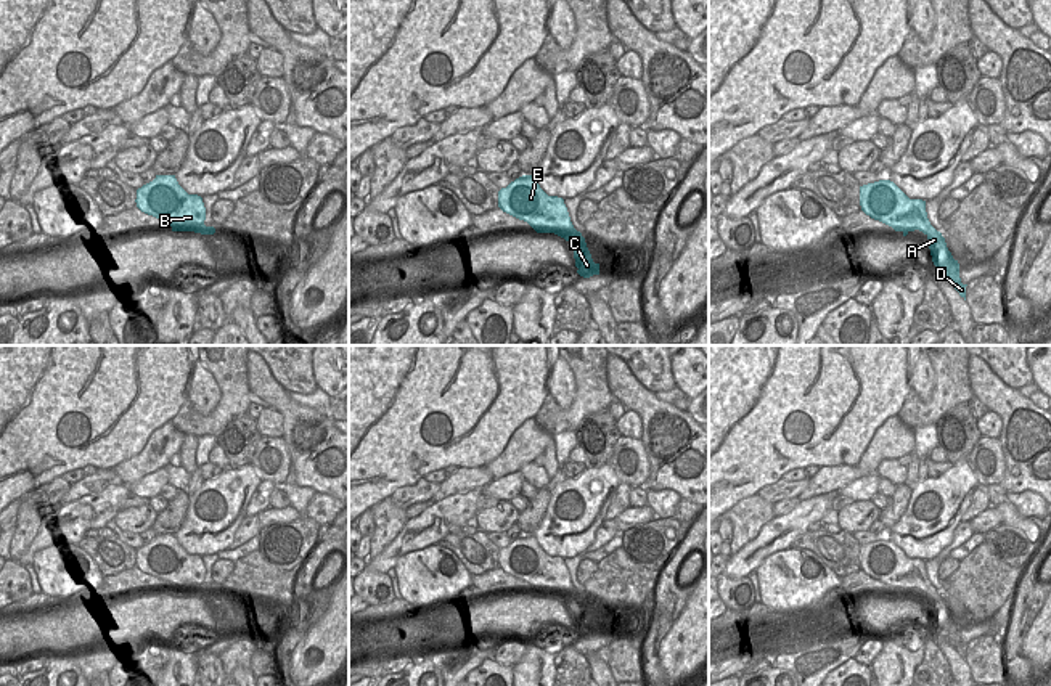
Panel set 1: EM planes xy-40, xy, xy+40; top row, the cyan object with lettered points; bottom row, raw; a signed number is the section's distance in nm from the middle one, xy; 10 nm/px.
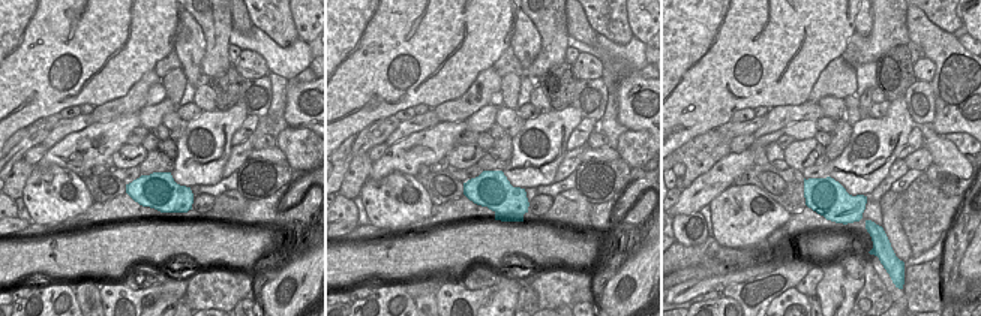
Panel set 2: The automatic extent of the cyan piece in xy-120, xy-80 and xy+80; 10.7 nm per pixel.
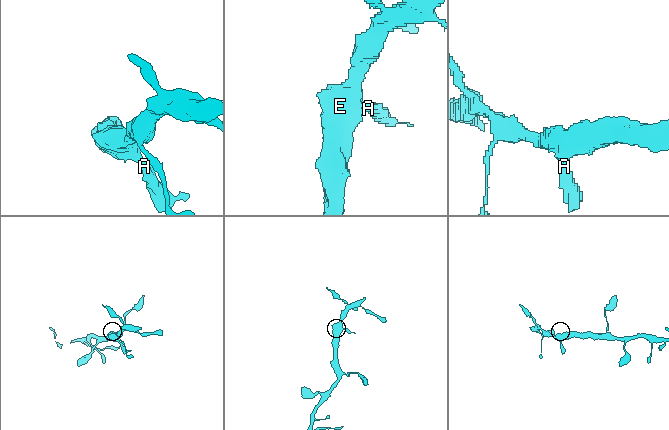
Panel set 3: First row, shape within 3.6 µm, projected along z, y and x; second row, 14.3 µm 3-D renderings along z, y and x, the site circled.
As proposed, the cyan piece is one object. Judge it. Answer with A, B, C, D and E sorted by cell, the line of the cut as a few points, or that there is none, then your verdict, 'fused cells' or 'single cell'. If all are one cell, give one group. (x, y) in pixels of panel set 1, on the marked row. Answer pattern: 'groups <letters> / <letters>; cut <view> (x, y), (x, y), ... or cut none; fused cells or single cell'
groups A B C D E; cut none; single cell

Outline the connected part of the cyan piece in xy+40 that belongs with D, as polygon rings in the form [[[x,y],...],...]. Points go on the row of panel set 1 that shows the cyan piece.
[[[879,180],[860,186],[860,206],[866,215],[902,231],[903,236],[914,230],[922,231],[929,239],[934,265],[942,268],[942,276],[966,300],[967,284],[961,283],[959,263],[948,251],[942,233],[930,225],[926,201],[910,199],[894,182]]]

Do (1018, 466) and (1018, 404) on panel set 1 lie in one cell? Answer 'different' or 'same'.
same

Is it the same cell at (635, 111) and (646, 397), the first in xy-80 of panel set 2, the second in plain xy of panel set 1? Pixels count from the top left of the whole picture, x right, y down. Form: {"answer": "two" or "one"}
{"answer": "one"}

